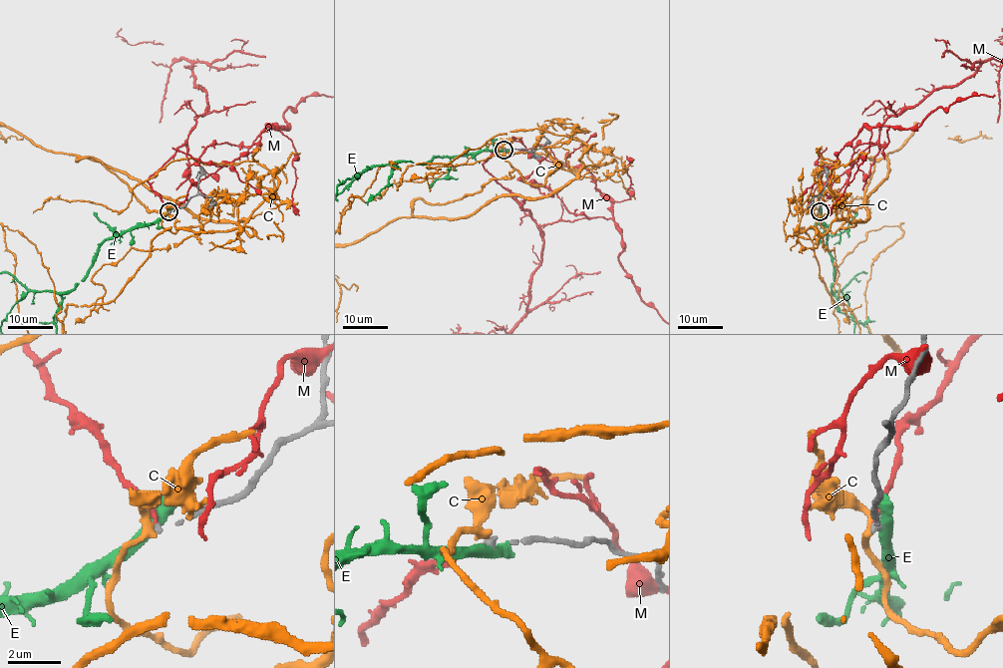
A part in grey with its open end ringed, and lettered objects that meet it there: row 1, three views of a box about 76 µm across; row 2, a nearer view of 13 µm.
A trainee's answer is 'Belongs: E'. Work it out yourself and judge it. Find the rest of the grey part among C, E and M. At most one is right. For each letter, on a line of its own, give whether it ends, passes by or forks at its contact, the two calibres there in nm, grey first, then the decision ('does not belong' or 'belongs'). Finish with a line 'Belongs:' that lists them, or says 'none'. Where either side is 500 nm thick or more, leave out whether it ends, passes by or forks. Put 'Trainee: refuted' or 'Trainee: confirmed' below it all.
C: it passes by; 240 nm thick on the grey side, 260 nm on the other; does not belong
E: it passes by; 240 nm thick on the grey side, 440 nm on the other; does not belong
M: it ends there; 240 nm thick on the grey side, 170 nm on the other; does not belong
Belongs: none
Trainee: refuted

